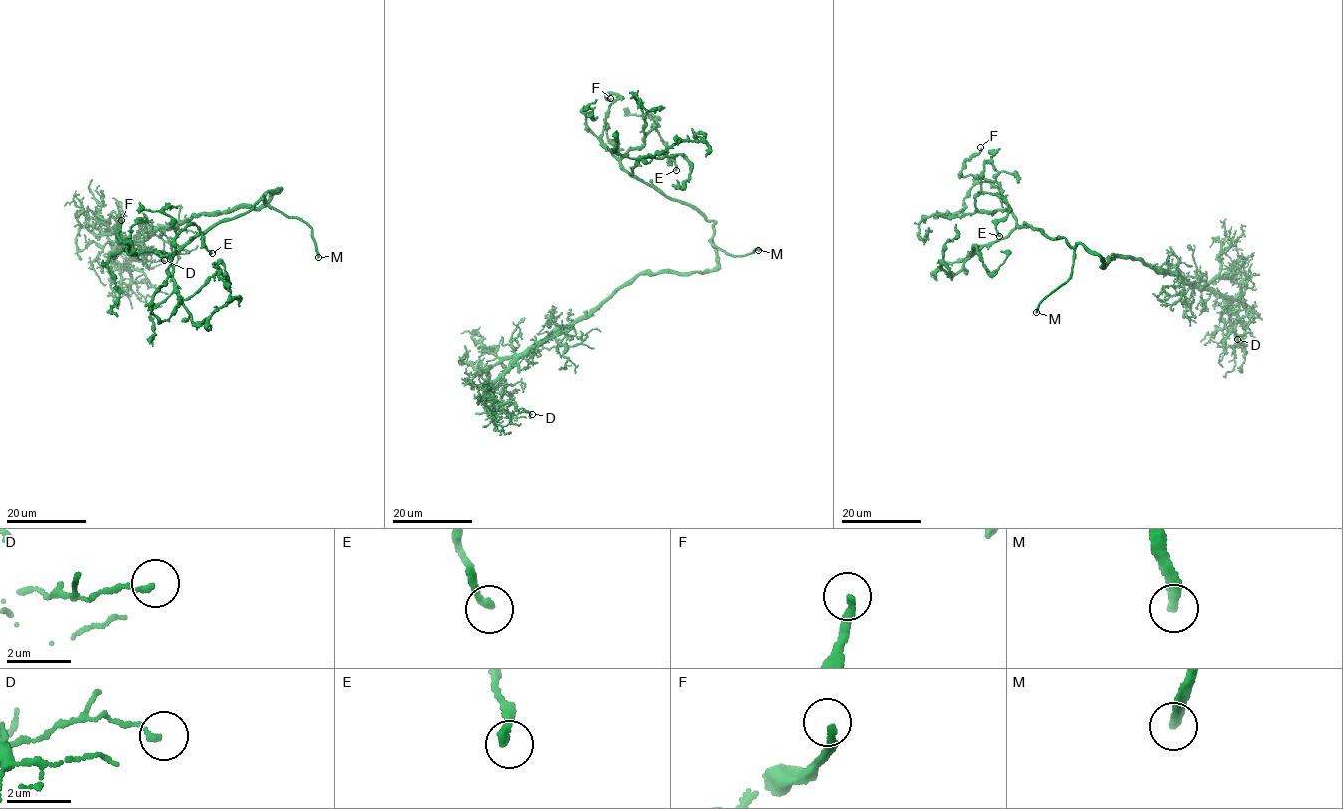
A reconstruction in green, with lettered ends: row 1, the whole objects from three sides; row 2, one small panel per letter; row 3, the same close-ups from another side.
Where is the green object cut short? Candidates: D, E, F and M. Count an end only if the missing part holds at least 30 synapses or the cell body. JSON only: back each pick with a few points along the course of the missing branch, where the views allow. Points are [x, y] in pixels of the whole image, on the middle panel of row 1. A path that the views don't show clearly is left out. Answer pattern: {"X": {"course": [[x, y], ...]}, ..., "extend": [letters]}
{"M": {"course": [[758, 250], [746, 257], [738, 256], [731, 263], [734, 263]]}, "extend": ["M"]}

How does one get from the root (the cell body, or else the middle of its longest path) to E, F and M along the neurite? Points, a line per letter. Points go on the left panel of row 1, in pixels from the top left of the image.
E: (269, 197), (277, 188), (175, 251), (155, 252), (172, 258), (177, 236), (191, 223), (212, 253)
F: (269, 197), (277, 188), (170, 253), (137, 253), (128, 243), (129, 254), (131, 245), (118, 233), (121, 220)
M: (269, 197), (277, 188), (273, 193), (266, 192), (267, 204), (309, 224), (318, 257)

